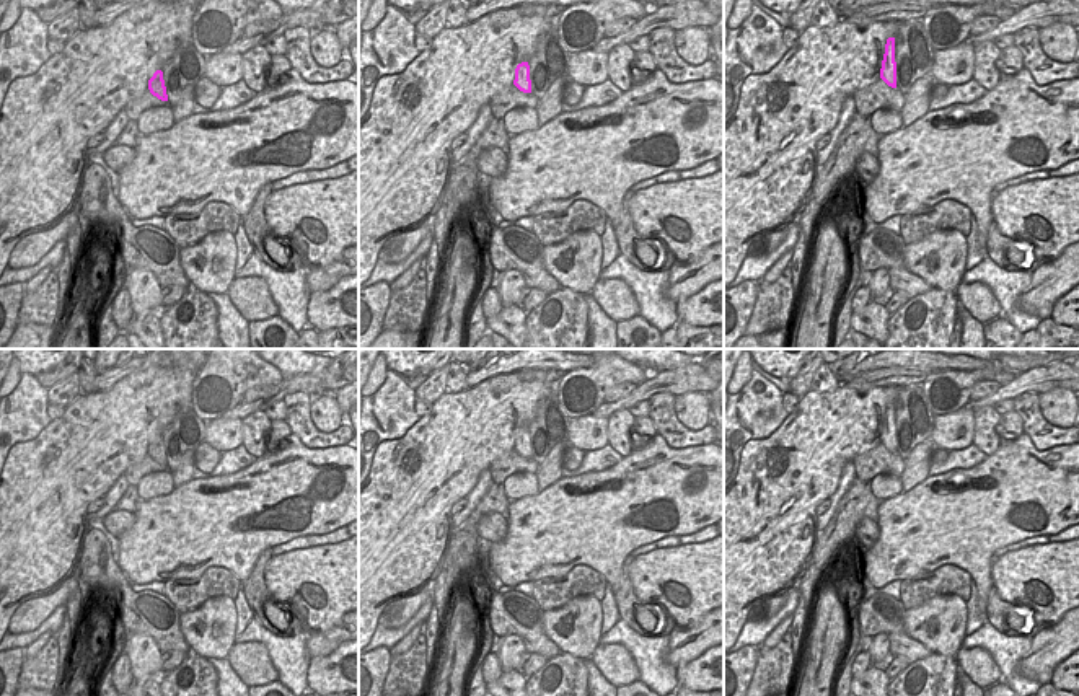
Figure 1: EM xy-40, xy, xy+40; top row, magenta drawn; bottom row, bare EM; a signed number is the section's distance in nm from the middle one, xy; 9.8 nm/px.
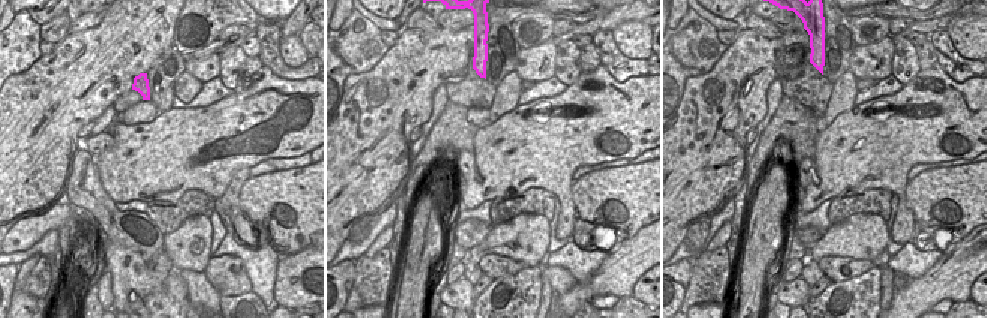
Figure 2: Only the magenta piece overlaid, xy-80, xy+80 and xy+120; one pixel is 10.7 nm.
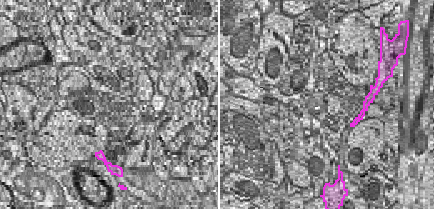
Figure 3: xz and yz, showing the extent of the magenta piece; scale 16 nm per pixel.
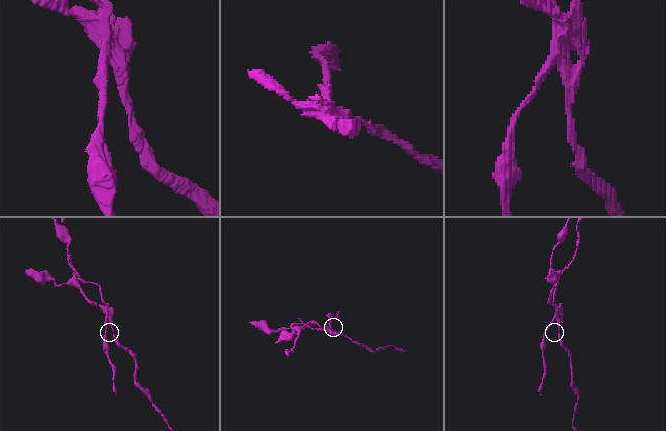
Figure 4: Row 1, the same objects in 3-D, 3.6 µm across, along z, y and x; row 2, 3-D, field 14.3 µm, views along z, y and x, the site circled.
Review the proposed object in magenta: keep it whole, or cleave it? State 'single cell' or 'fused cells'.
fused cells

